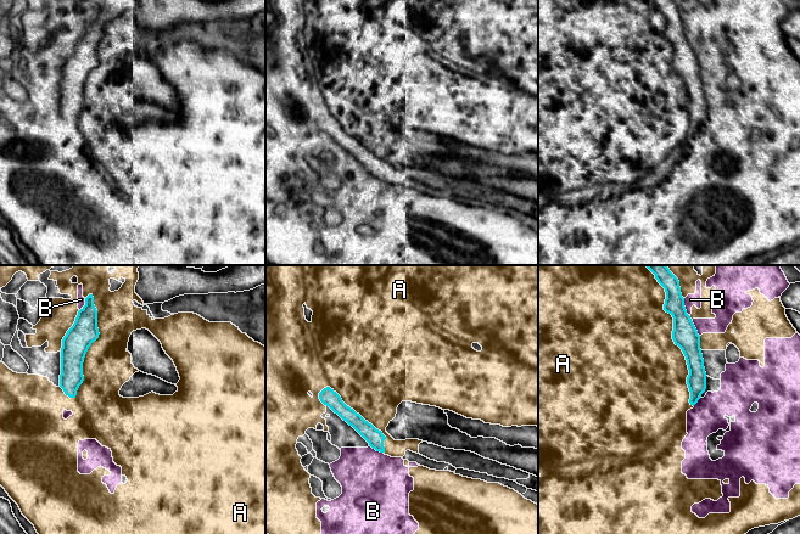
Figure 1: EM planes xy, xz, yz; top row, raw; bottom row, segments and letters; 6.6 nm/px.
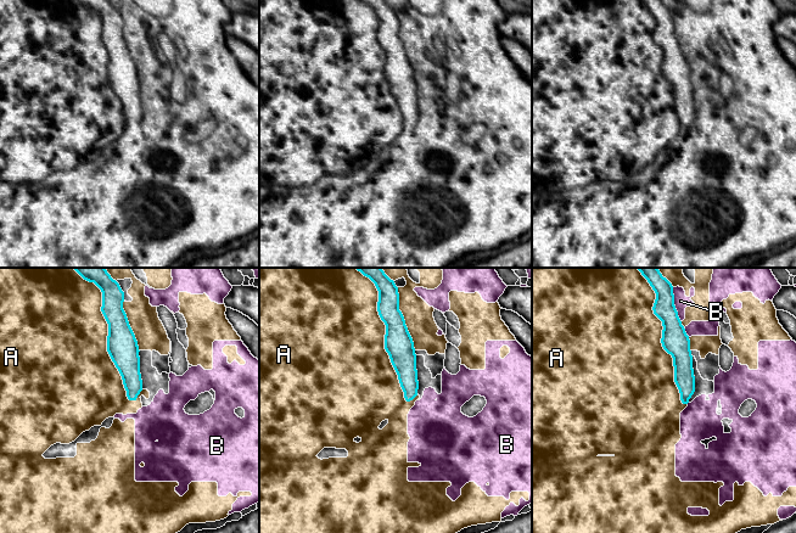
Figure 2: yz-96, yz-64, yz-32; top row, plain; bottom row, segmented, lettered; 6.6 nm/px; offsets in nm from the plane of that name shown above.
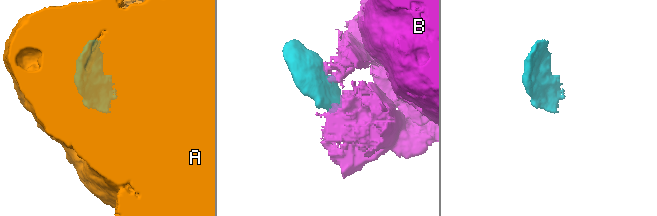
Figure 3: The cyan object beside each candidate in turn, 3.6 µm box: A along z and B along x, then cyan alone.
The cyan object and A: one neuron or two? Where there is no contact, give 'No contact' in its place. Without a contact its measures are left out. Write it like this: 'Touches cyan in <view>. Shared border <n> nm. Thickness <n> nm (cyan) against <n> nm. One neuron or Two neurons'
Touches cyan in yz. Shared border 1000 nm. Thickness 170 nm (cyan) against 500 nm. One neuron

